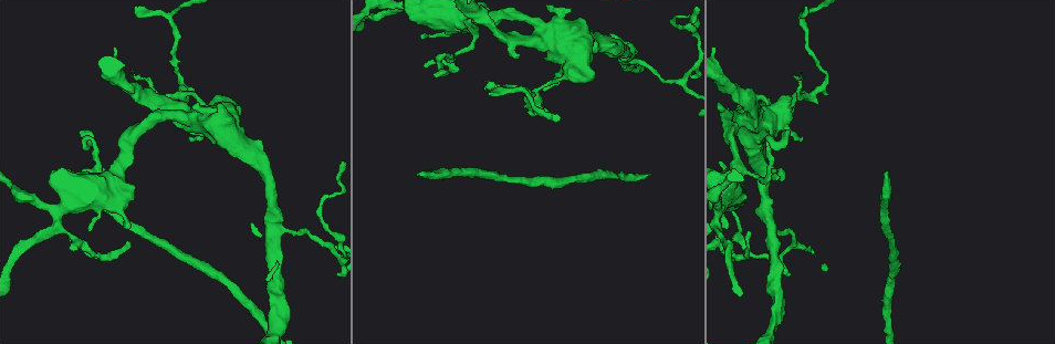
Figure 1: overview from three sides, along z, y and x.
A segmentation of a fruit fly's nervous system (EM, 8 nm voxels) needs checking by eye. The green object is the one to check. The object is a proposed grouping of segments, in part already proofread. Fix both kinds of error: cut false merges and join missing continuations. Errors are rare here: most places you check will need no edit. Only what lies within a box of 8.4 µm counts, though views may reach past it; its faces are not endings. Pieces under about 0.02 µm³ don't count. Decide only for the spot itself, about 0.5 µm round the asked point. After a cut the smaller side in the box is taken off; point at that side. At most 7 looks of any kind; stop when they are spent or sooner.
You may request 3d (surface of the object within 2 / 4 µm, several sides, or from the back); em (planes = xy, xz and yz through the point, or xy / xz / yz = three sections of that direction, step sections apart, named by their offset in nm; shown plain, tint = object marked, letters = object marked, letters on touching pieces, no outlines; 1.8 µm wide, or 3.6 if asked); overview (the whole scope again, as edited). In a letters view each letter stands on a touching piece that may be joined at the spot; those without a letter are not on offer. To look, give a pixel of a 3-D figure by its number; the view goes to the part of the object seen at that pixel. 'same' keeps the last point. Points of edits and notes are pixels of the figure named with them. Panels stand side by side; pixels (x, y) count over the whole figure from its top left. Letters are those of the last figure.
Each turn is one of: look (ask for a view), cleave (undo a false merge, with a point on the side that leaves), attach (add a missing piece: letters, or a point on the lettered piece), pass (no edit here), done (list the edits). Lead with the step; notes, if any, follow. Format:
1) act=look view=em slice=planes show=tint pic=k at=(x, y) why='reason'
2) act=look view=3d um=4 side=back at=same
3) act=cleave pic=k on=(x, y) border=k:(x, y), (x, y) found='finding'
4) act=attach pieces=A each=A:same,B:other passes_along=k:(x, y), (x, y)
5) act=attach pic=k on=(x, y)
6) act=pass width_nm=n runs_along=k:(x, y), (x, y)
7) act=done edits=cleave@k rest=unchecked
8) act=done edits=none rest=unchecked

act=look view=3d um=4 pic=1 at=(746, 117) why='abrupt turn'

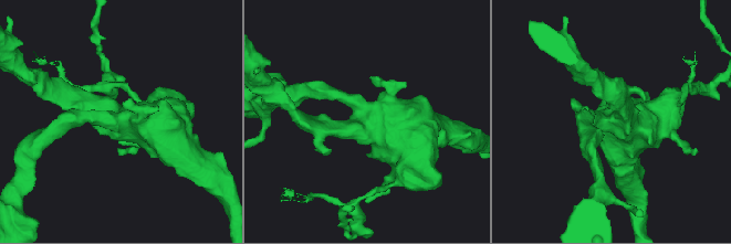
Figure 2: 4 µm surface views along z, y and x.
act=look view=em um=3.6 slice=planes show=tint pic=2 at=(613, 120) why='shape alone is not enough'

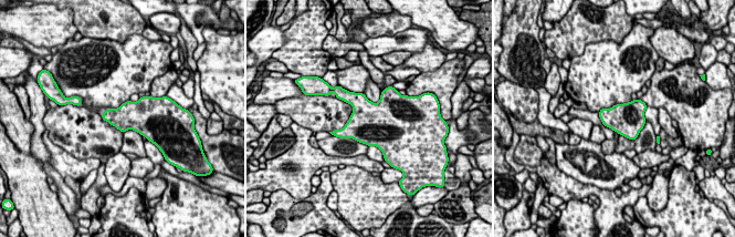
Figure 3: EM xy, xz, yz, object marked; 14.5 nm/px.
act=look view=em um=3.6 slice=planes show=letters at=same why='see the neighbours'

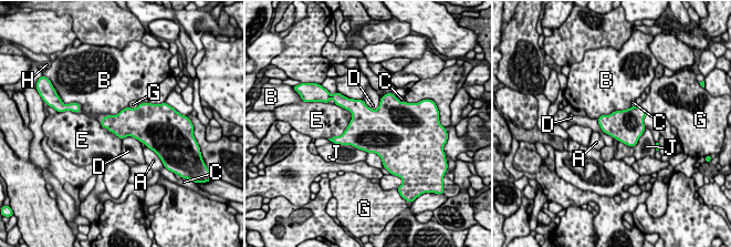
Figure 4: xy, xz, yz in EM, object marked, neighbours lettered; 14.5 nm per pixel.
act=pass width_nm=420 each=A:other,B:other,C:other,D:other,E:other,G:other,H:other,J:other border=4:(632, 106), (602, 114), (597, 119) found='one neuron here'

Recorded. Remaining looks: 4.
act=look view=em um=3.6 slice=yz step=8 show=letters pic=1 at=(737, 164) why='thin neck'

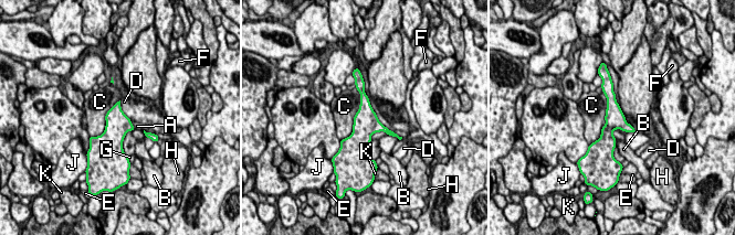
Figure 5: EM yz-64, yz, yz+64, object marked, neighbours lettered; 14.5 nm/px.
act=pass longest_contact=C:800nm each=A:other,B:other,C:other,D:other,E:other,F:other,G:other,H:other,J:other,K:other border=5:(119, 100), (122, 110), (132, 120) found='continuous, no second neuron'

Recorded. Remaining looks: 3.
act=look view=3d um=2 pic=1 at=(418, 174) why='branch stops here'

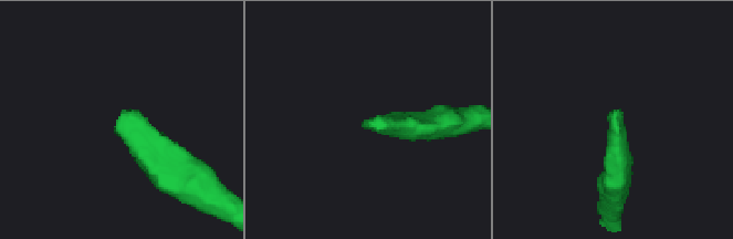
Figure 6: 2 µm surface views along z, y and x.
act=look view=em slice=planes show=letters pic=6 at=(372, 123)

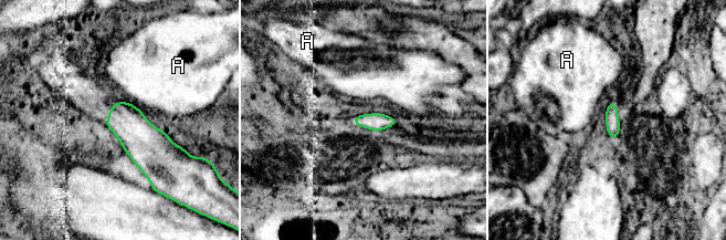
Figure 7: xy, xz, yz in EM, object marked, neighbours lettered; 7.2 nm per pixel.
act=pass each=A:other border=7:(126, 100), (141, 111) found='no lettered piece goes on from it'

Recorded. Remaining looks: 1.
act=done edits=none rest=unchecked

